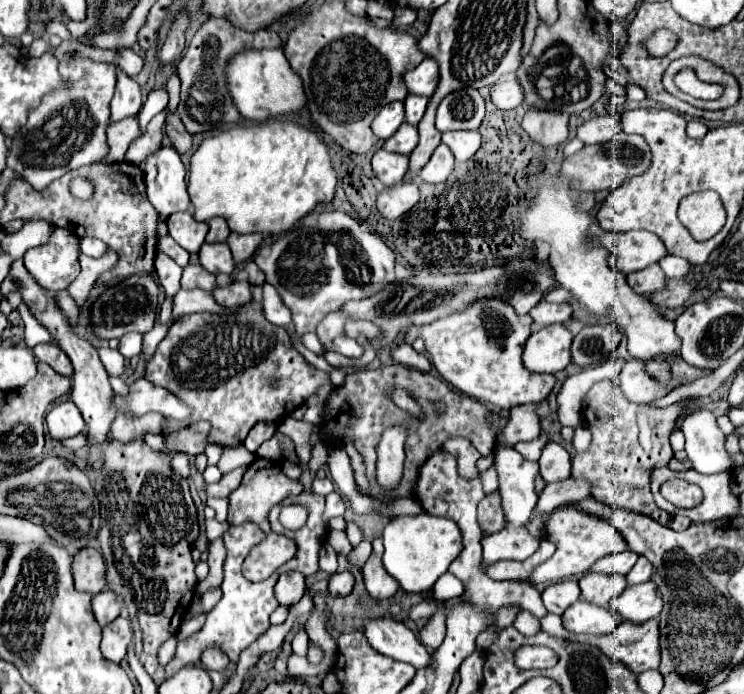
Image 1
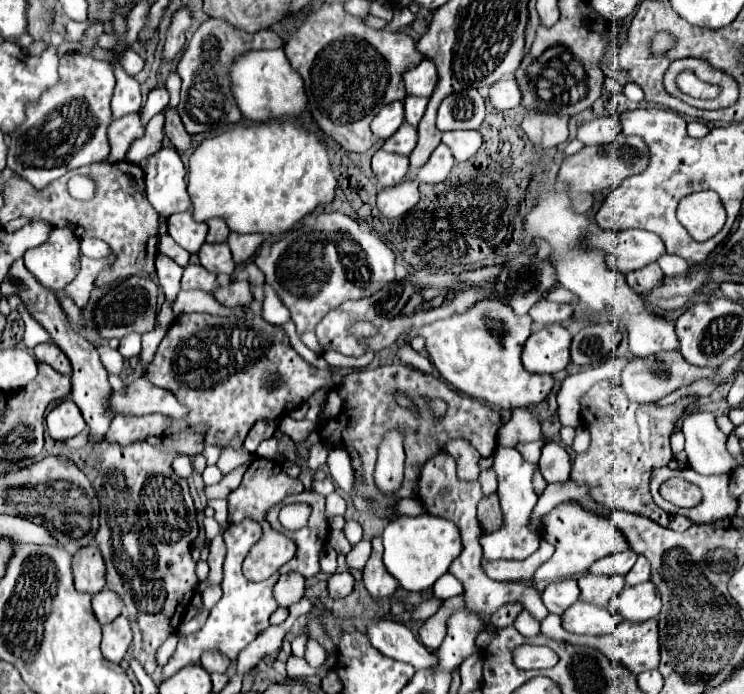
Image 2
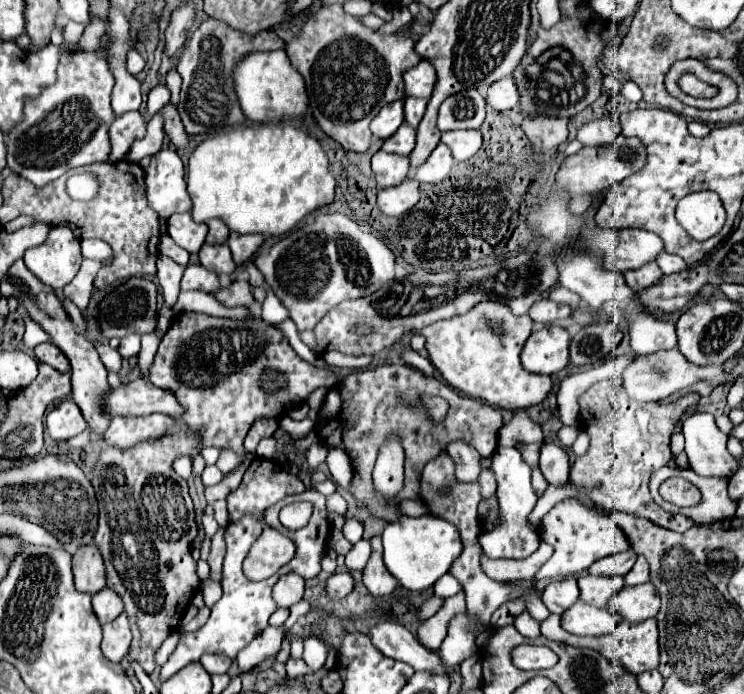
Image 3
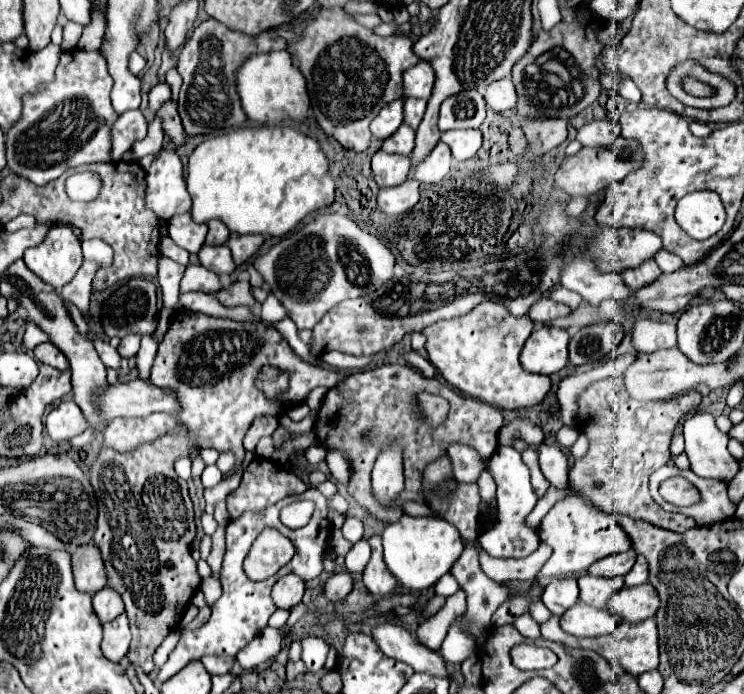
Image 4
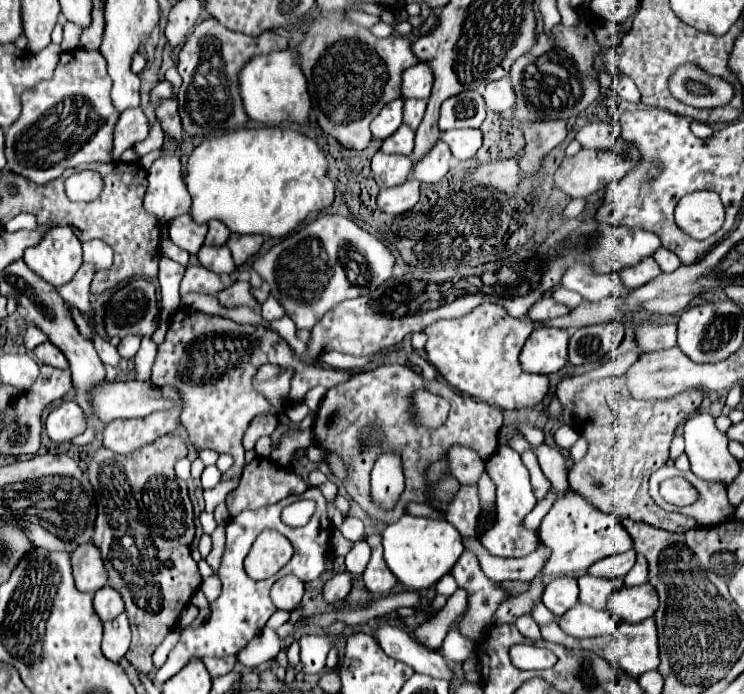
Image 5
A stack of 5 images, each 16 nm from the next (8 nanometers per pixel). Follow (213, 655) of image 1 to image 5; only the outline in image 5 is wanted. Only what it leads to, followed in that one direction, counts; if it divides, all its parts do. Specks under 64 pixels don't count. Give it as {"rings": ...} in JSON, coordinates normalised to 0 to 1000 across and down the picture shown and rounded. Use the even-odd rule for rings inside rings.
{"rings":[[[274,948],[272,954],[277,957],[285,977],[306,971],[312,965],[312,960],[315,960],[315,948],[309,948],[309,951],[304,951],[304,948]]]}

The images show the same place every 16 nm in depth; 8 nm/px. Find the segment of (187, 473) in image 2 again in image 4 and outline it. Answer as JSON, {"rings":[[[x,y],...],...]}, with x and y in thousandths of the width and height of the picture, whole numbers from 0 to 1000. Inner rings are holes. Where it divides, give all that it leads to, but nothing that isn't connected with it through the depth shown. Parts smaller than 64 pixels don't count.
{"rings":[[[254,659],[242,660],[242,666],[238,664],[234,669],[234,676],[239,687],[253,692],[257,687],[257,670],[258,664]]]}

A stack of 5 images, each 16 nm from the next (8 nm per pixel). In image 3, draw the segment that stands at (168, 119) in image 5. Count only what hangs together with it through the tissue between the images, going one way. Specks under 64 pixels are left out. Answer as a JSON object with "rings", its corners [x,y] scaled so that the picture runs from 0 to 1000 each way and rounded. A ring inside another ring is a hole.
{"rings":[[[231,147],[223,150],[220,159],[212,161],[218,170],[220,170],[220,190],[226,193],[226,199],[231,202],[231,207],[237,213],[247,213],[253,207],[253,193],[242,176],[242,167],[237,161],[237,153]]]}

